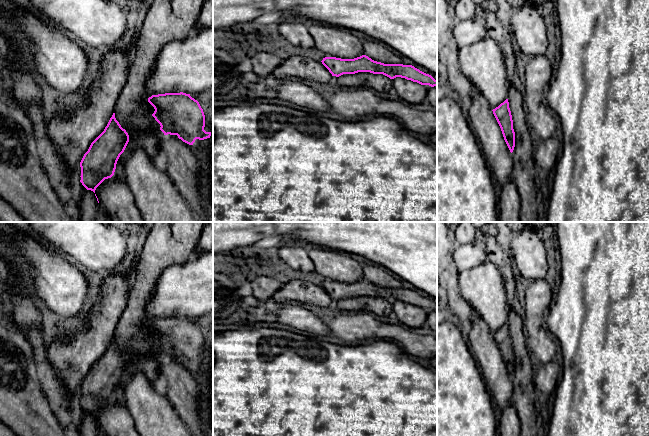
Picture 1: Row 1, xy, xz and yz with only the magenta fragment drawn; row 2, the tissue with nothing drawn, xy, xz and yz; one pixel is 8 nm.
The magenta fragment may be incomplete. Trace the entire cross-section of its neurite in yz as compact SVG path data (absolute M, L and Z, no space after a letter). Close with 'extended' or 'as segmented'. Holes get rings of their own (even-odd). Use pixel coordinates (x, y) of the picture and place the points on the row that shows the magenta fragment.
M508 99L492 111L501 128L504 140L512 153L515 147L515 132Z; as segmented

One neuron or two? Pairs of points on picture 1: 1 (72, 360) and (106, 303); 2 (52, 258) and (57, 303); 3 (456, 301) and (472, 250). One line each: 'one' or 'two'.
1: one
2: one
3: two

